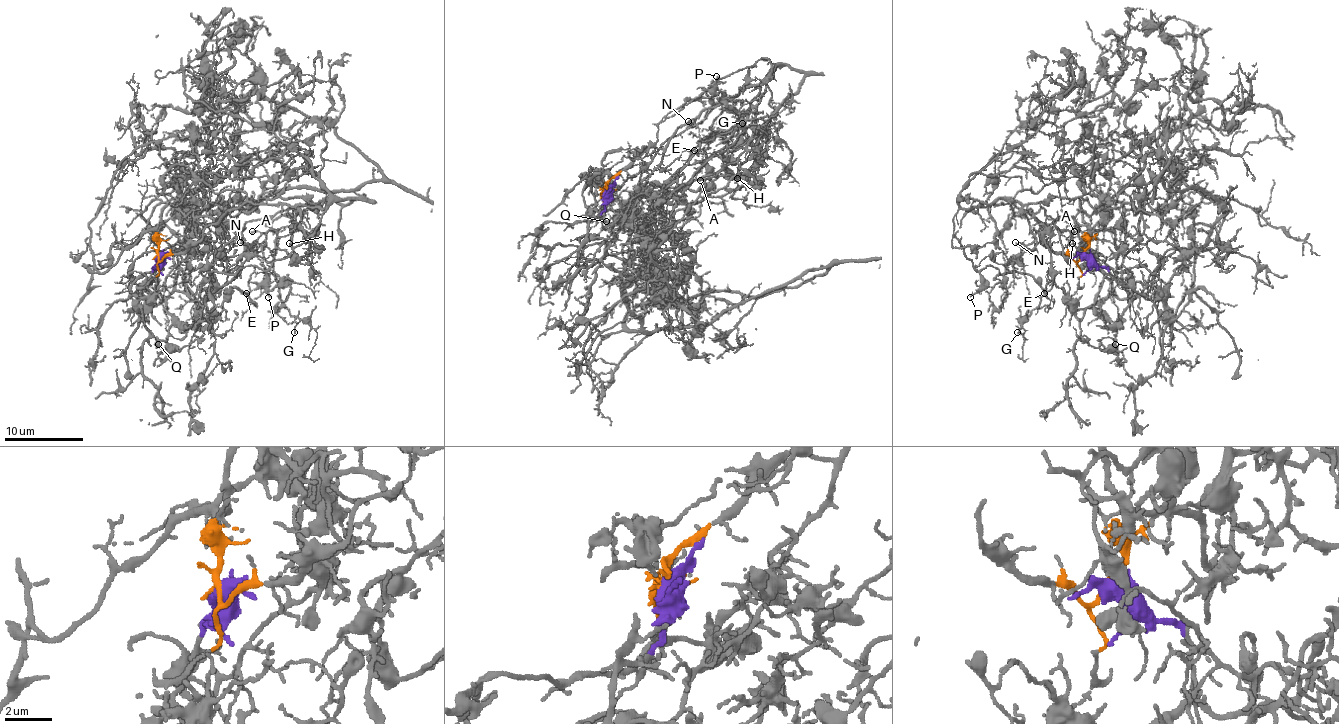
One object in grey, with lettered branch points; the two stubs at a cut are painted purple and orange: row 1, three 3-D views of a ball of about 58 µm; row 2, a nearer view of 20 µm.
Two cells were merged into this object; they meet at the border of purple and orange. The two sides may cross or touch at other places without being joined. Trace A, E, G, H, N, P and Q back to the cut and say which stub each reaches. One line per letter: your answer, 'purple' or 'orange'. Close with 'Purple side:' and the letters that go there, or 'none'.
A: orange
E: orange
G: orange
H: orange
N: orange
P: orange
Q: purple
Purple side: Q

